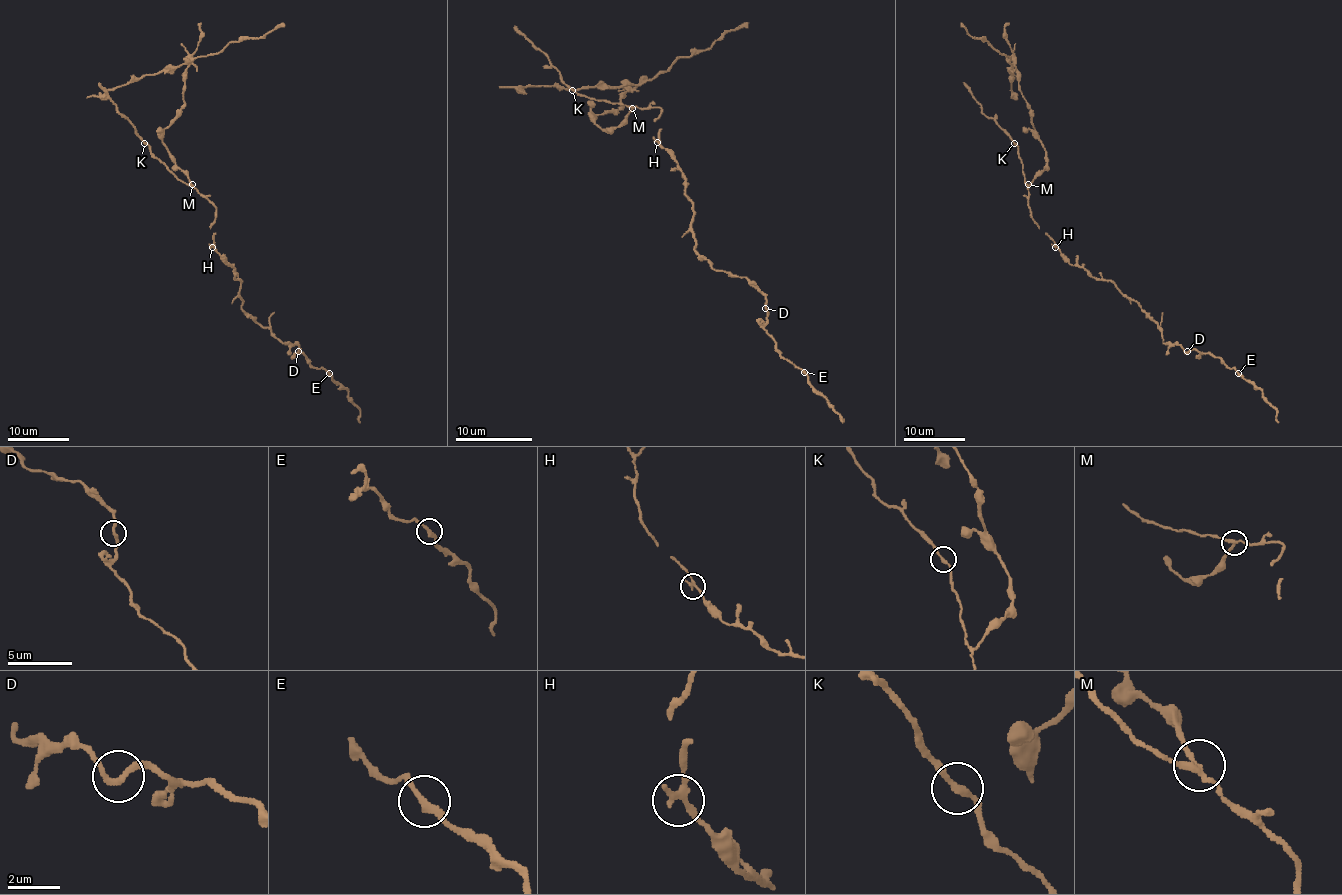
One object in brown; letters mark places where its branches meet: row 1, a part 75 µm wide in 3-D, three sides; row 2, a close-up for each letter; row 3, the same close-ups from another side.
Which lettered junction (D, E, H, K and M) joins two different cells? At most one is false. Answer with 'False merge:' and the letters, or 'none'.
False merge: M

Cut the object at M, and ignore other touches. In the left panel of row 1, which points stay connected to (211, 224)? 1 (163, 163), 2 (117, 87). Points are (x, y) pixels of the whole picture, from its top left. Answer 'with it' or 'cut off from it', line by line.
1: with it
2: cut off from it

